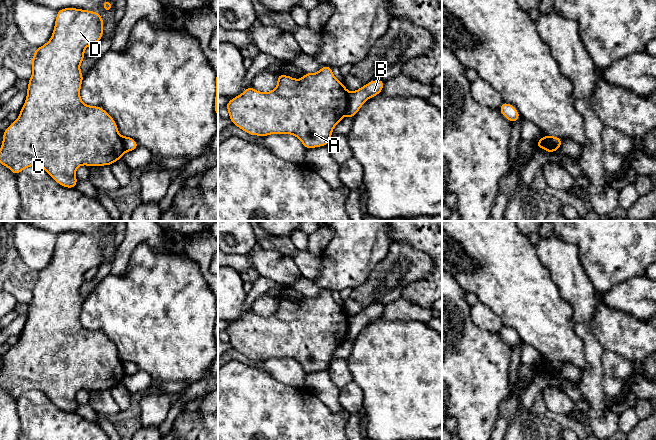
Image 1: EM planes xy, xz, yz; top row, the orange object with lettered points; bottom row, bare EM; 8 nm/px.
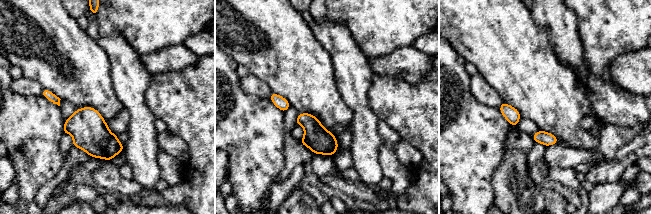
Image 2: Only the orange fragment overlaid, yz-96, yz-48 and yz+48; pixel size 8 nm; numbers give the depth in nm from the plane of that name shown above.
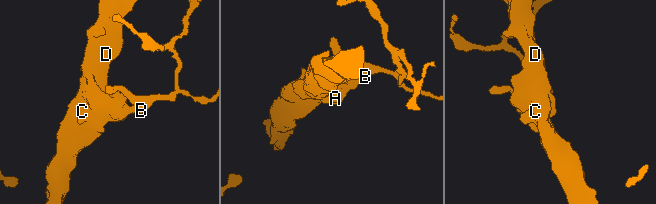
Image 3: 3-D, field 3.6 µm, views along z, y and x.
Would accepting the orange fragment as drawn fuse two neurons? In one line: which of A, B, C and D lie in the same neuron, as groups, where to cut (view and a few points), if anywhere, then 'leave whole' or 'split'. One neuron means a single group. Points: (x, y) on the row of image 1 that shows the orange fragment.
A C D / B; cut in xz along (349, 92), (349, 103), (345, 114); split

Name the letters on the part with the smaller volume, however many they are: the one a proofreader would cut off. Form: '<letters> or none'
B

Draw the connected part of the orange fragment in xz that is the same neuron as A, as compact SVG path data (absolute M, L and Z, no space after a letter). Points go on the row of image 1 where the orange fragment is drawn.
M326 65L317 73L305 73L299 80L280 73L277 75L274 90L263 93L249 86L225 105L232 123L249 135L294 135L306 149L327 146L334 127L346 115L349 91L335 78L332 67Z

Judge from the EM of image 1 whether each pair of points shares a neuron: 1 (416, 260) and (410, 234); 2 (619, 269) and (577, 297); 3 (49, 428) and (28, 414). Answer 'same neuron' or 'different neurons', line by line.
1: different neurons
2: different neurons
3: same neuron

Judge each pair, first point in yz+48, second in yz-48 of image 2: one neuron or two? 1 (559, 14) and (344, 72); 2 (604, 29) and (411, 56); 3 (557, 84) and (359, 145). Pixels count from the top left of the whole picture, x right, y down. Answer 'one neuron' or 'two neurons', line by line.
1: one neuron
2: two neurons
3: two neurons

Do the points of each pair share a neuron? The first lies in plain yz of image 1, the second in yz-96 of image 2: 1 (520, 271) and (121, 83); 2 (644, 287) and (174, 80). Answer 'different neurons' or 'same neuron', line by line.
1: different neurons
2: different neurons

